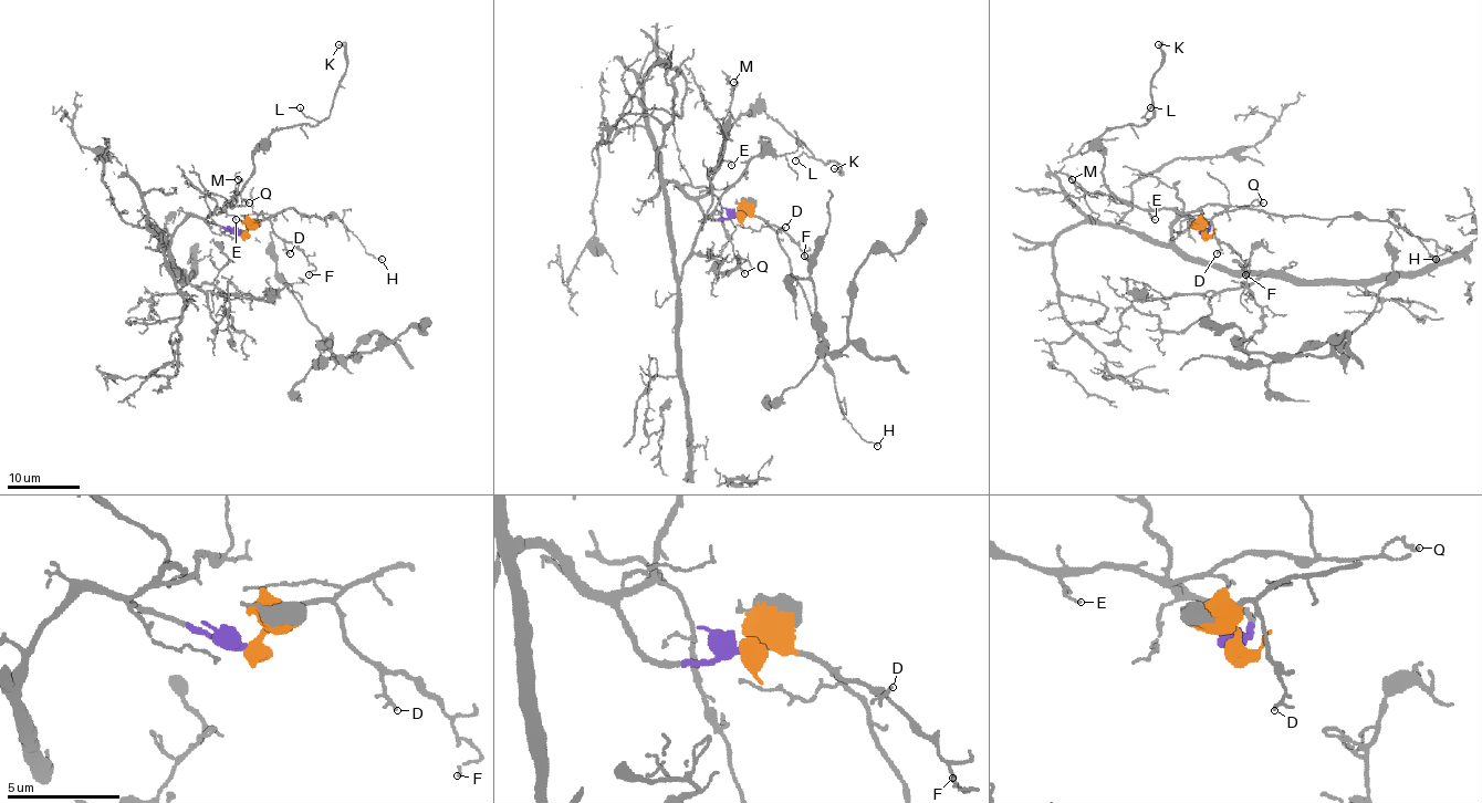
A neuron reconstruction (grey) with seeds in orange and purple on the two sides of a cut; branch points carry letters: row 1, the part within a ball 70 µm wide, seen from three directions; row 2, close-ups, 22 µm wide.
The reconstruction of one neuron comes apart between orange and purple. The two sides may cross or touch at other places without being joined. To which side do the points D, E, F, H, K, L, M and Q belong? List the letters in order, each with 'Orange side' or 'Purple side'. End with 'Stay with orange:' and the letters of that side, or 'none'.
D: Orange side
E: Purple side
F: Orange side
H: Orange side
K: Purple side
L: Purple side
M: Purple side
Q: Purple side
Stay with orange: D, F, H

